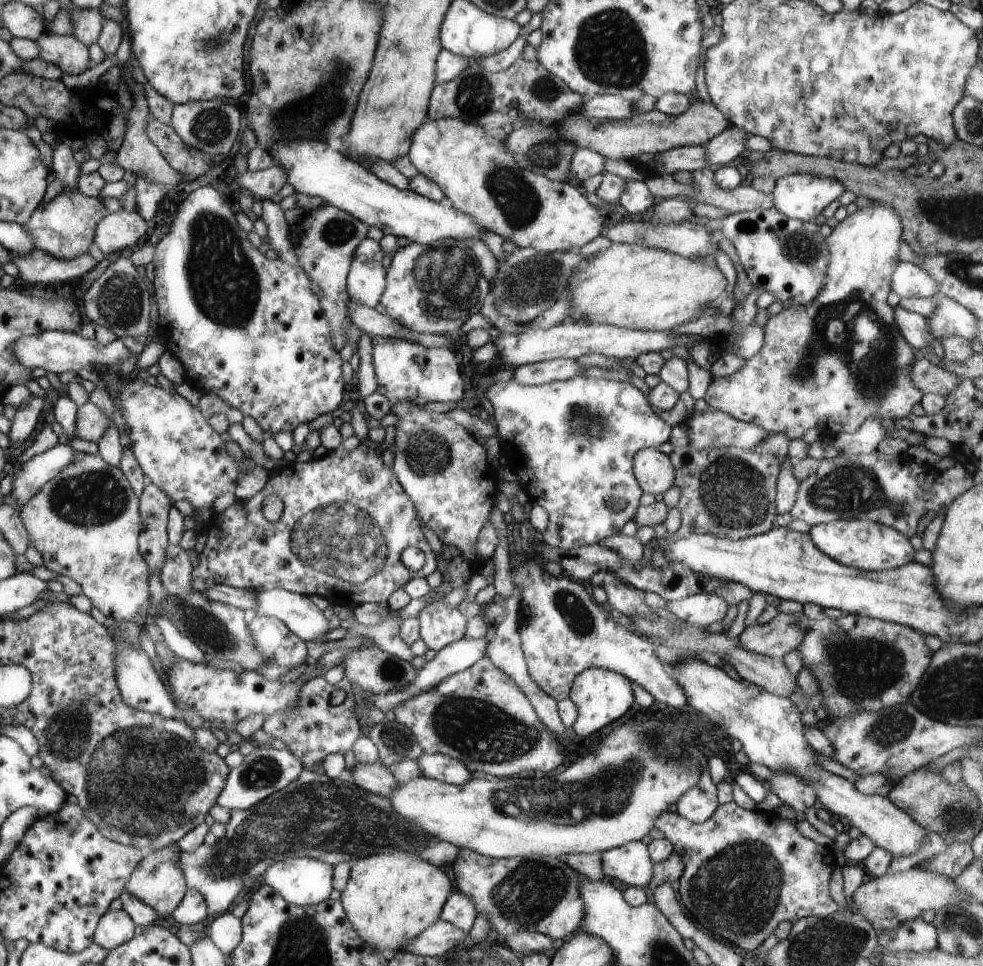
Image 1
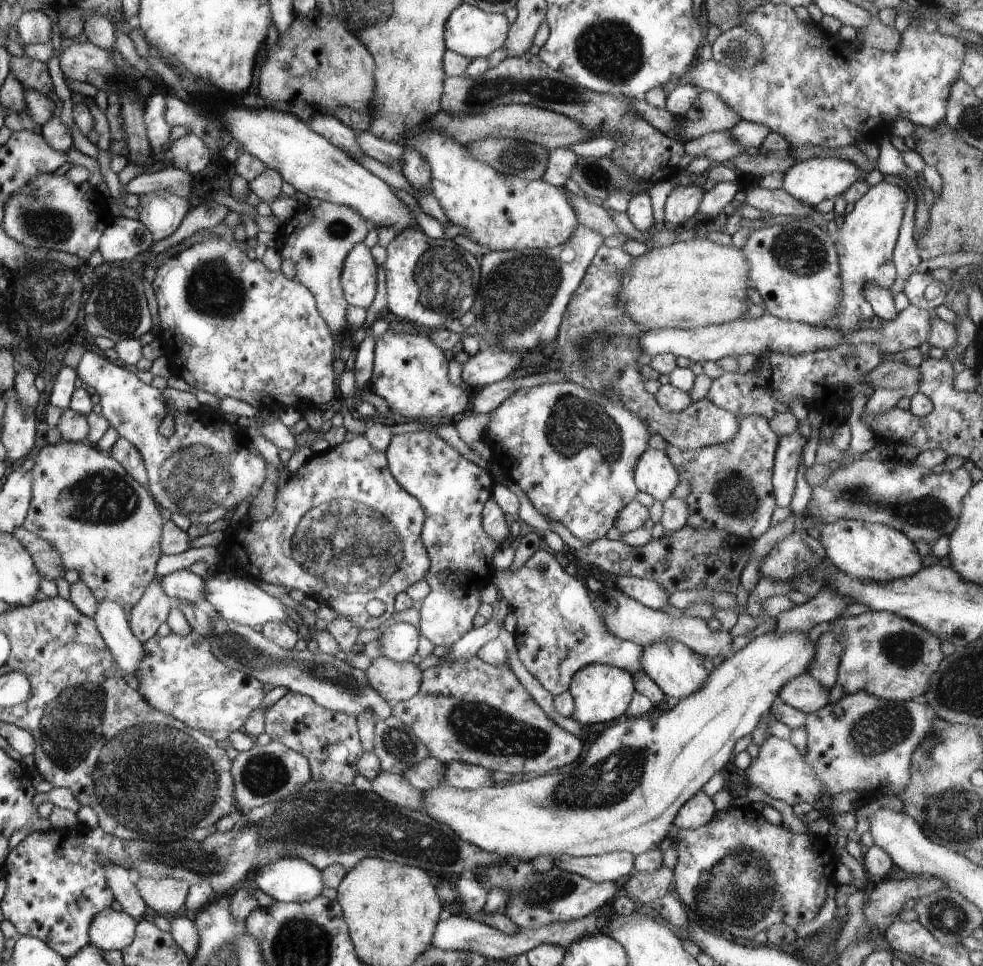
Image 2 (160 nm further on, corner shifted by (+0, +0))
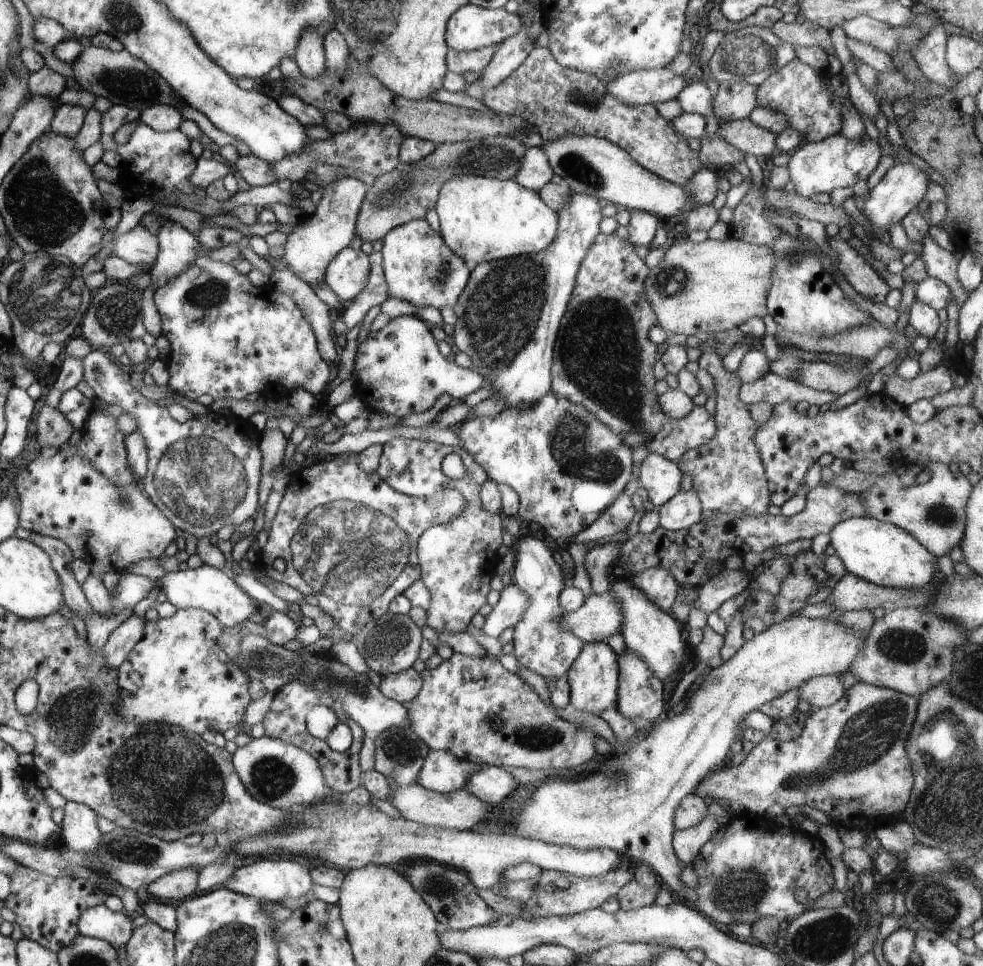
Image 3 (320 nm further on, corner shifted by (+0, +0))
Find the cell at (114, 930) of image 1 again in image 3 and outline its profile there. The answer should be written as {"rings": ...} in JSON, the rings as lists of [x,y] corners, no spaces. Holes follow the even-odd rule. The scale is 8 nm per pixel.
{"rings":[[[104,903],[83,910],[79,918],[79,934],[109,942],[115,949],[126,945],[133,933],[131,916],[124,910],[108,909]]]}

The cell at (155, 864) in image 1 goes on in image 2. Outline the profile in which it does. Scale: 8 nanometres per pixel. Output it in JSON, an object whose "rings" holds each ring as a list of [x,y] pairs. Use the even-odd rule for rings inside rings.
{"rings":[[[168,877],[165,879],[135,878],[142,900],[151,914],[174,917],[183,912],[190,892],[190,883]]]}

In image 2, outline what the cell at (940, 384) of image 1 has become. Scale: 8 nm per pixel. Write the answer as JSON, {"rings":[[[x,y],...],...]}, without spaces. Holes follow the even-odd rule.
{"rings":[[[882,361],[867,374],[867,382],[876,389],[903,388],[911,397],[918,392],[917,382],[920,374],[917,368],[909,368],[900,362]]]}

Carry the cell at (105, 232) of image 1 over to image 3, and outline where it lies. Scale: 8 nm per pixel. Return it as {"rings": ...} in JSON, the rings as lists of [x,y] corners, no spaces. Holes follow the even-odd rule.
{"rings":[[[136,225],[117,240],[109,241],[105,248],[101,248],[90,259],[105,261],[106,258],[115,256],[128,264],[148,267],[156,262],[159,252],[158,237],[148,229]]]}

